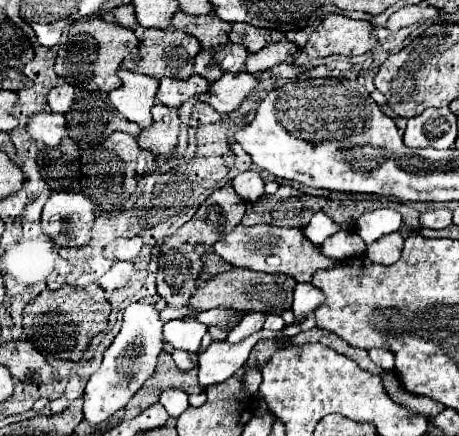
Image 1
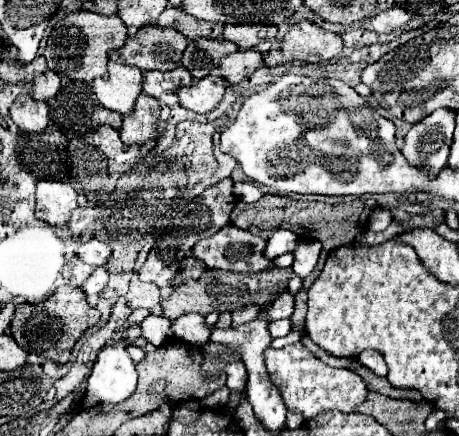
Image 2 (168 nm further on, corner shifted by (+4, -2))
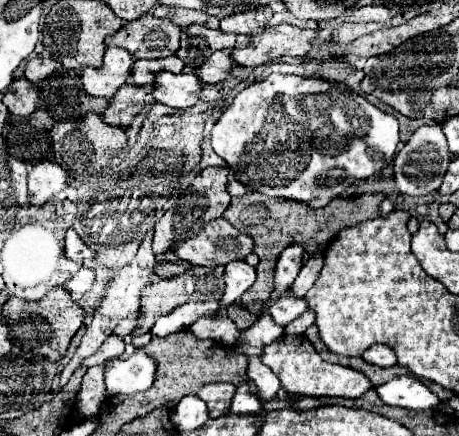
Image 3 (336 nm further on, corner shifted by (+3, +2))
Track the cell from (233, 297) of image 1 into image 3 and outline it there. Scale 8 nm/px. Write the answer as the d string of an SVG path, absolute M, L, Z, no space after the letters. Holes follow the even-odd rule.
M193 266L191 270L183 272L181 276L175 276L171 280L159 280L155 284L149 284L141 292L141 310L139 310L139 320L133 330L133 336L145 334L151 330L151 326L157 322L157 318L173 312L177 306L187 304L187 302L207 302L207 300L219 300L225 292L225 282L223 282L223 268L207 268L207 266Z

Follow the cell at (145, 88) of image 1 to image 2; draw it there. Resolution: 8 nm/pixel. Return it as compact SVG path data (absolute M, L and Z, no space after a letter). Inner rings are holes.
M110 60L108 78L96 78L92 82L92 90L104 108L120 114L132 114L134 102L142 92L142 72L136 66Z

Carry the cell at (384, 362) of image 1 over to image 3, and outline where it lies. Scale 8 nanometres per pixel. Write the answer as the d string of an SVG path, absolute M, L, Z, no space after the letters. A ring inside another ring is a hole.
M373 344L371 348L367 348L361 356L365 362L369 364L375 364L375 366L381 366L381 368L389 368L389 366L395 366L395 354L389 346L385 344Z

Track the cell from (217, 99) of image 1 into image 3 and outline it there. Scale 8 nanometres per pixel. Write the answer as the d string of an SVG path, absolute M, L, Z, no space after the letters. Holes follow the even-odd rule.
M161 72L157 76L151 96L157 102L163 102L171 108L191 108L199 102L199 92L203 90L203 82L197 74L171 74Z

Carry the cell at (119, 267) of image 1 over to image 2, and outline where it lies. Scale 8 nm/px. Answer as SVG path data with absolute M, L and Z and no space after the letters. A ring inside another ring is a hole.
M100 266L88 276L88 280L80 288L84 290L86 296L92 296L92 294L98 294L106 286L106 282L108 282L108 272L104 266Z

